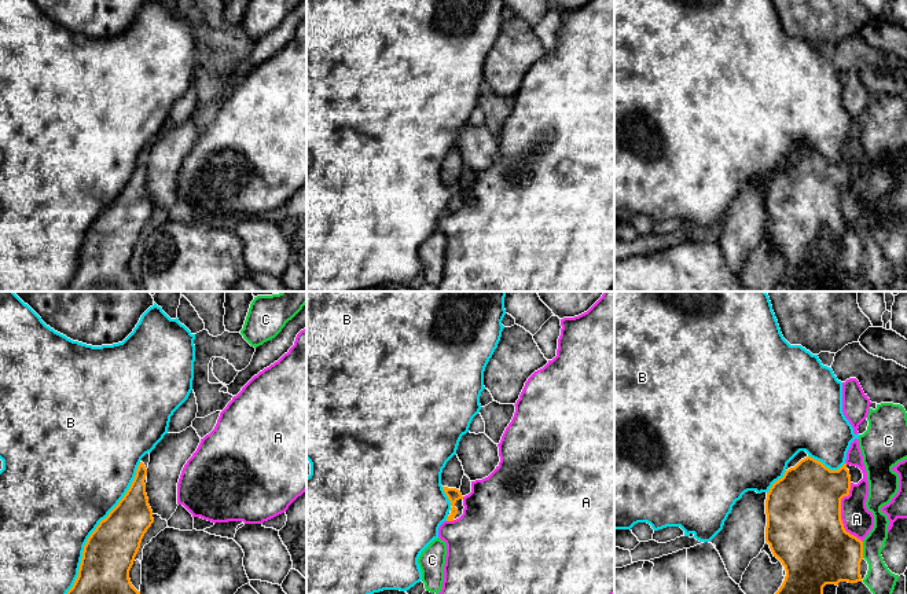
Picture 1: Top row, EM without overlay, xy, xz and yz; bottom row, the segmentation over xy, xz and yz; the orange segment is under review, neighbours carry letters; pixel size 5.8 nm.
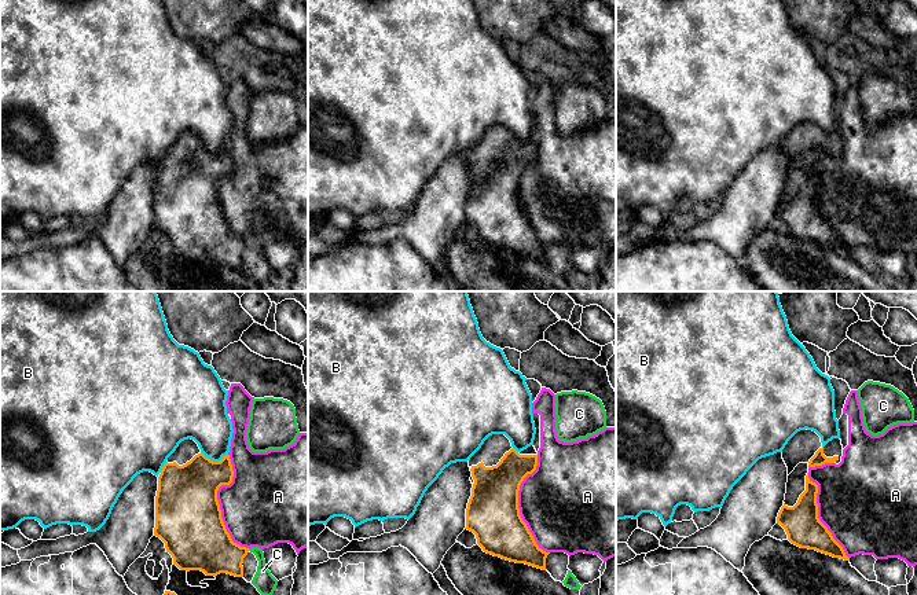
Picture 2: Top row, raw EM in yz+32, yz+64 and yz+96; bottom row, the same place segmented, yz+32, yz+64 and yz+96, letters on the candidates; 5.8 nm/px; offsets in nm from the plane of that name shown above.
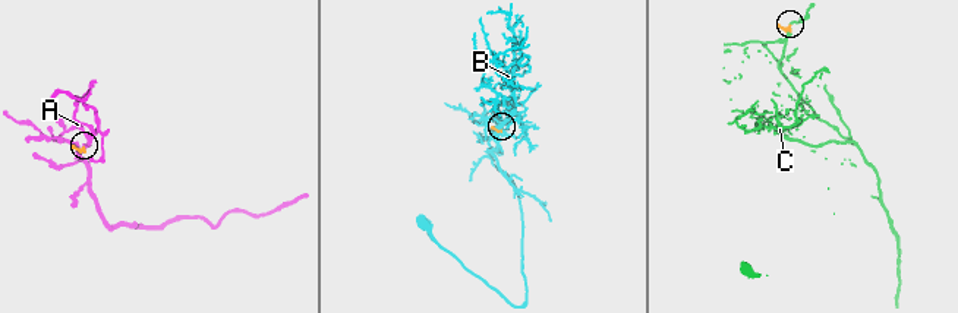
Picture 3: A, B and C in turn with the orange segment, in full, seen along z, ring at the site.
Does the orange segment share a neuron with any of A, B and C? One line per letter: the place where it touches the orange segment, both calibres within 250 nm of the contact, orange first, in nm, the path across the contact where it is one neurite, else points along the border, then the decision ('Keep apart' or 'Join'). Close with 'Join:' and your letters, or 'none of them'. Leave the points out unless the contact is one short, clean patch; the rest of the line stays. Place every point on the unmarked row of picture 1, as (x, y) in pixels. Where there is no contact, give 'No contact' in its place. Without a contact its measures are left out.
A: Touches orange at yz (840, 206). Thickness 460 nm (orange) against 170 nm. Keep apart
B: Touches orange at xy (94, 223). Thickness 300 nm (orange) against 500 nm. Keep apart
C: Touches orange at yz (862, 242). Thickness 400 nm (orange) against 160 nm. Keep apart
Join: none of them

